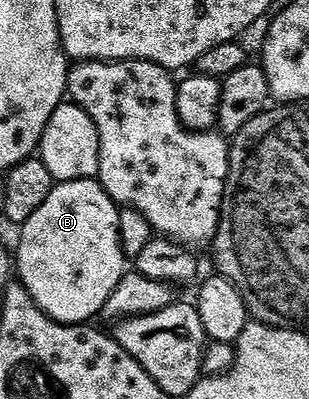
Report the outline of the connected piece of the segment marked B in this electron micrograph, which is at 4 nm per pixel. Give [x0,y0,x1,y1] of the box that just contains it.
[17,179,129,325]

